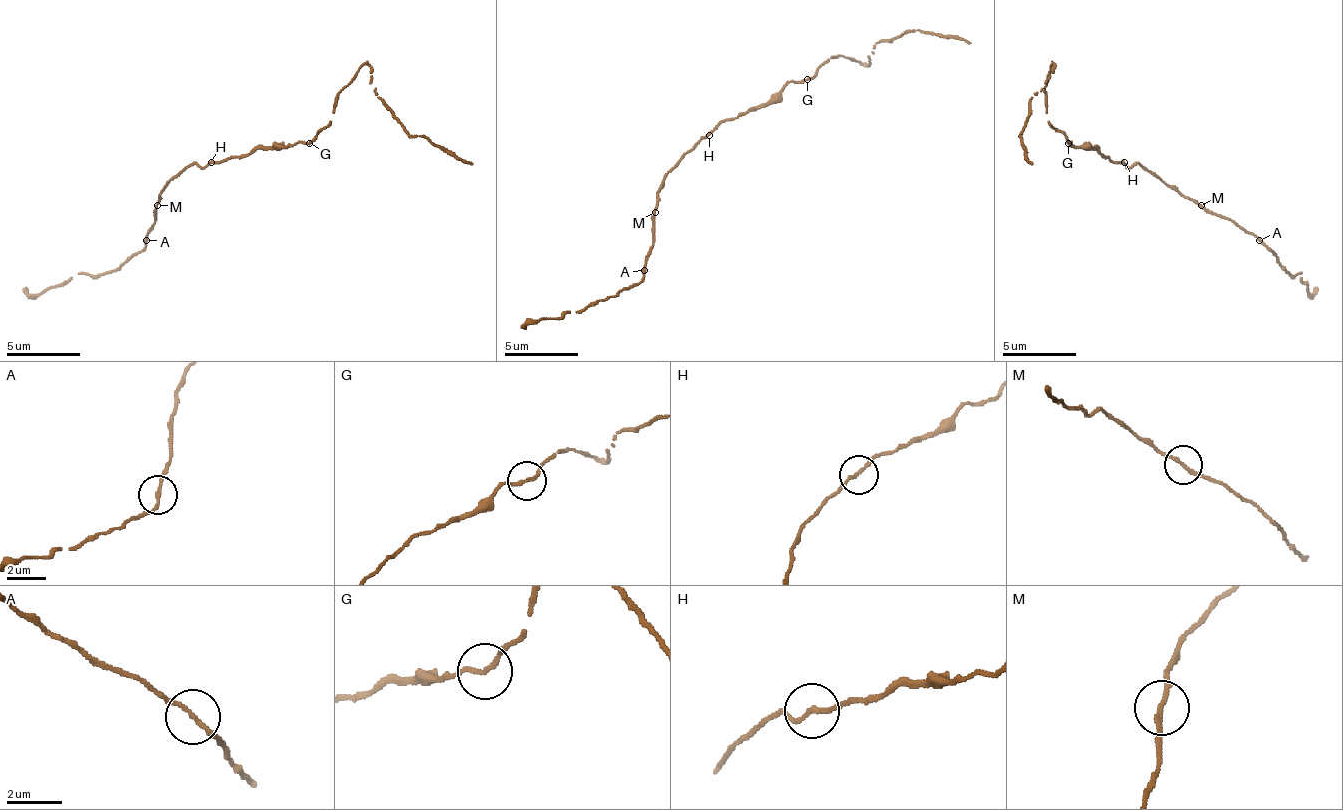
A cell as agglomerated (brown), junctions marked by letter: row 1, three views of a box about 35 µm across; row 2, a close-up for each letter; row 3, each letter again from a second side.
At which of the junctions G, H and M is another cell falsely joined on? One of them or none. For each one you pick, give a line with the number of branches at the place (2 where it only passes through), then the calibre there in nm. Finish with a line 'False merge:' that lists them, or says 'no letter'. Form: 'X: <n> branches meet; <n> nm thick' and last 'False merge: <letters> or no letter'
False merge: no letter

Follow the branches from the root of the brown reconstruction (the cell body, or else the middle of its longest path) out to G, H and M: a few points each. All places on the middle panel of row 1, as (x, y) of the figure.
G: (731, 121), (749, 113), (757, 106), (768, 106), (793, 80), (808, 80)
H: (731, 121), (723, 121), (709, 135)
M: (731, 121), (720, 121), (679, 161), (657, 194), (657, 209), (654, 213)

